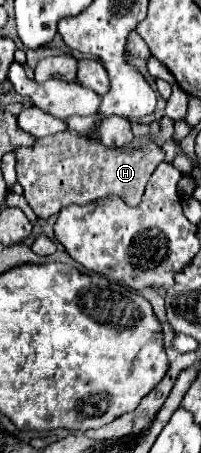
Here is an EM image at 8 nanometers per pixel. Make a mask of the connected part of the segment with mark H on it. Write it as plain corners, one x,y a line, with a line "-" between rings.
72,132
54,134
40,138
32,148
22,148
18,156
18,182
24,188
24,198
38,218
50,218
70,204
90,204
104,196
120,196
128,206
138,206
146,182
150,180
156,166
164,160
164,152
156,144
142,146
132,152
110,150
100,142
74,136

